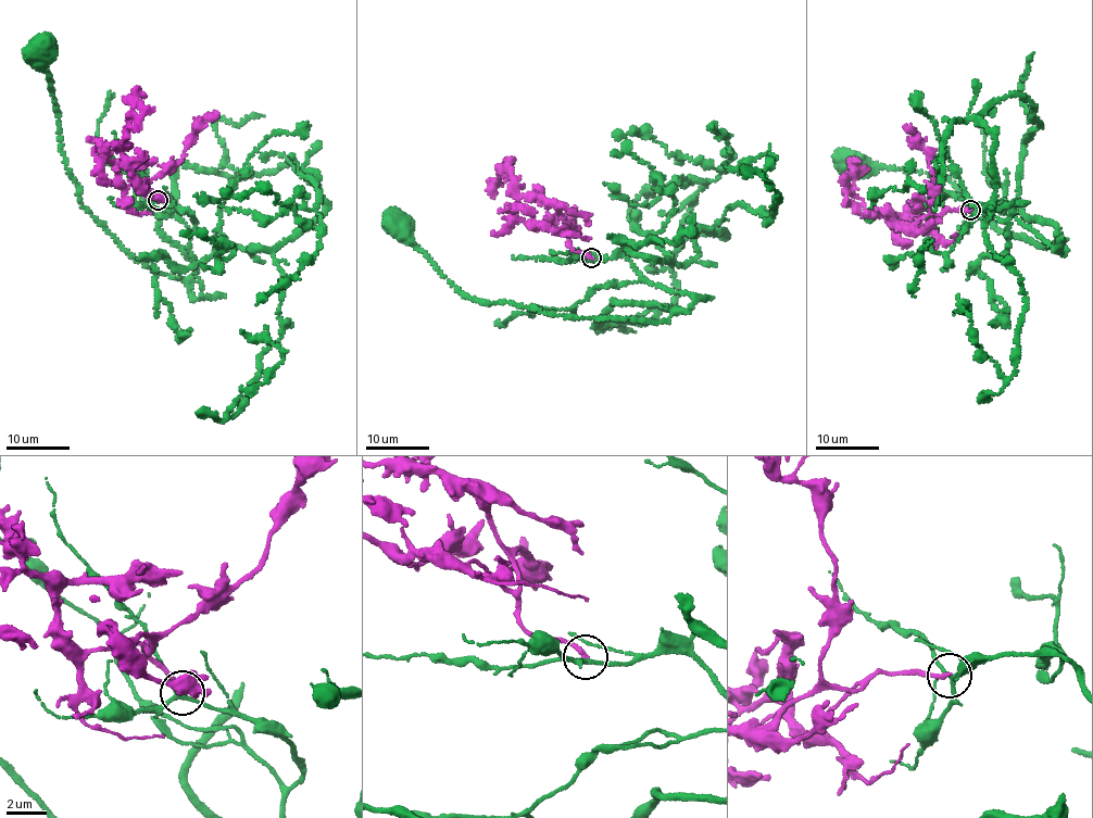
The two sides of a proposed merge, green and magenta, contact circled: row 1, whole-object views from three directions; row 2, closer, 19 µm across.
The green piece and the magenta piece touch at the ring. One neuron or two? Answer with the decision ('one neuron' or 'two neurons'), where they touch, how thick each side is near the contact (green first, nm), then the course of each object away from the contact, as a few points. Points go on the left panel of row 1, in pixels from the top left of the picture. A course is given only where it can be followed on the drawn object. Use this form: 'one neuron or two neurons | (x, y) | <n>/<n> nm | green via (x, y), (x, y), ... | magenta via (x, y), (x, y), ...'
two neurons | (158, 200) | 190/240 nm | green via (156, 200), (195, 222), (188, 243), (197, 299), (186, 281), (132, 255), (82, 206), (41, 50) | magenta via (158, 199), (145, 180), (132, 179), (120, 151), (128, 129), (139, 123), (140, 105), (133, 100), (146, 97)

